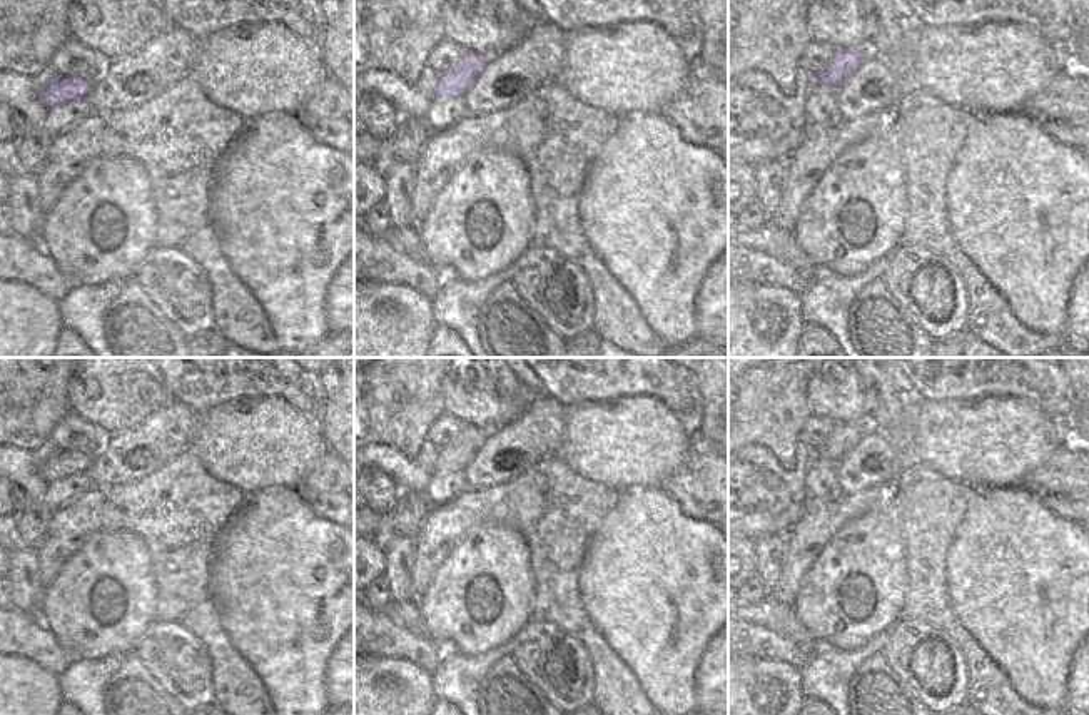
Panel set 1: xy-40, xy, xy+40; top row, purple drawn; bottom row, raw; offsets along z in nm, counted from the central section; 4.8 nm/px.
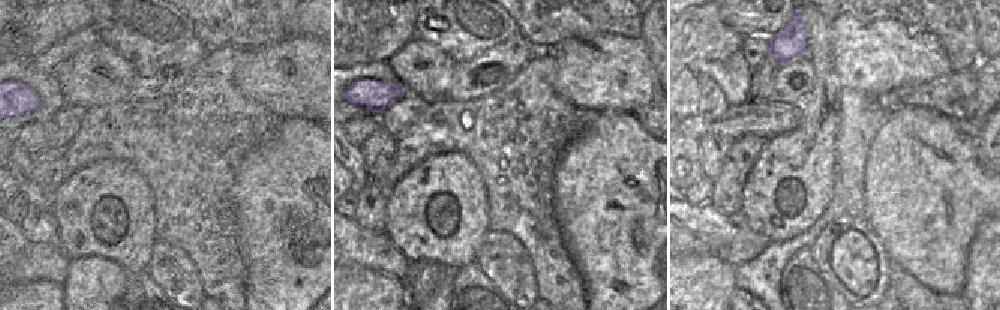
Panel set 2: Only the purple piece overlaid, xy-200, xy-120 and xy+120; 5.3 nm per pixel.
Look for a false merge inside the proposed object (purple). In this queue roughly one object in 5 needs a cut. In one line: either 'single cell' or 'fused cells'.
single cell

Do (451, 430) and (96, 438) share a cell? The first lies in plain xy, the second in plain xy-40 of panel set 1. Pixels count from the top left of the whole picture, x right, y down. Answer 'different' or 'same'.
same

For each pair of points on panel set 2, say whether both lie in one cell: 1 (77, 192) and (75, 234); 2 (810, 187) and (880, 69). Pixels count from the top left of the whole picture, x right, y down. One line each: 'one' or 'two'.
1: one
2: two

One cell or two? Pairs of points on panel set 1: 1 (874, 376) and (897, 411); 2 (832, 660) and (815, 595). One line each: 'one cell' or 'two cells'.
1: one cell
2: two cells

